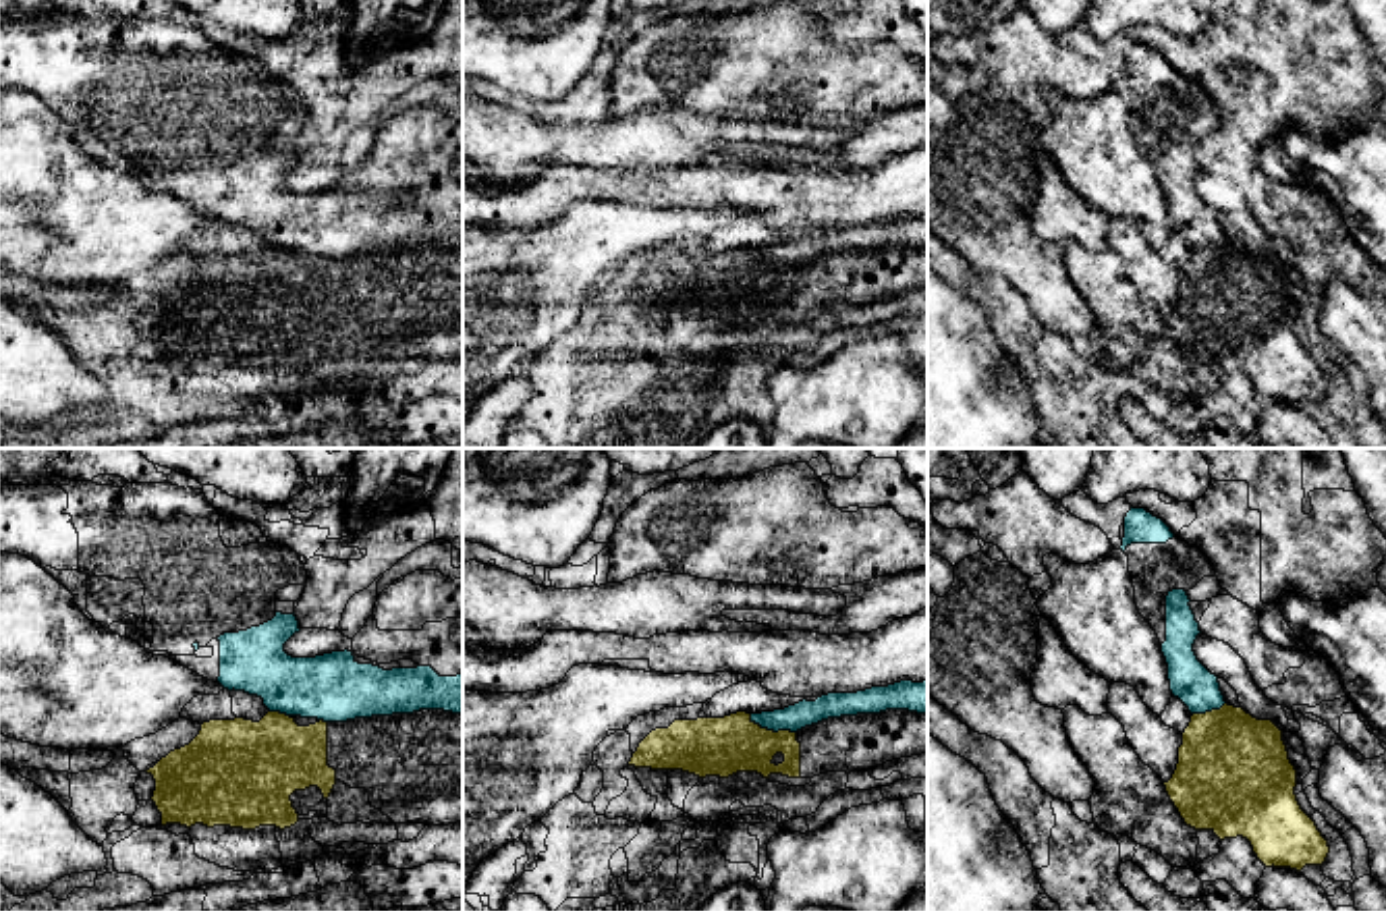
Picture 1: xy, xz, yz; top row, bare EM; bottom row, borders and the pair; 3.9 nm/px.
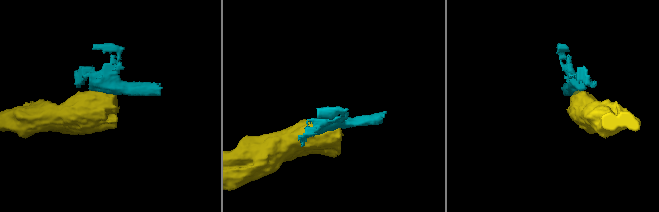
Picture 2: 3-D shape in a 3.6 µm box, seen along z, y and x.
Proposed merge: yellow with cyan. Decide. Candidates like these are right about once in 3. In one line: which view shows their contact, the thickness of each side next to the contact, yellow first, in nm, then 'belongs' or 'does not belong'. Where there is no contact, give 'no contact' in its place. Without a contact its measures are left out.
xz | 220/100 nm | does not belong

